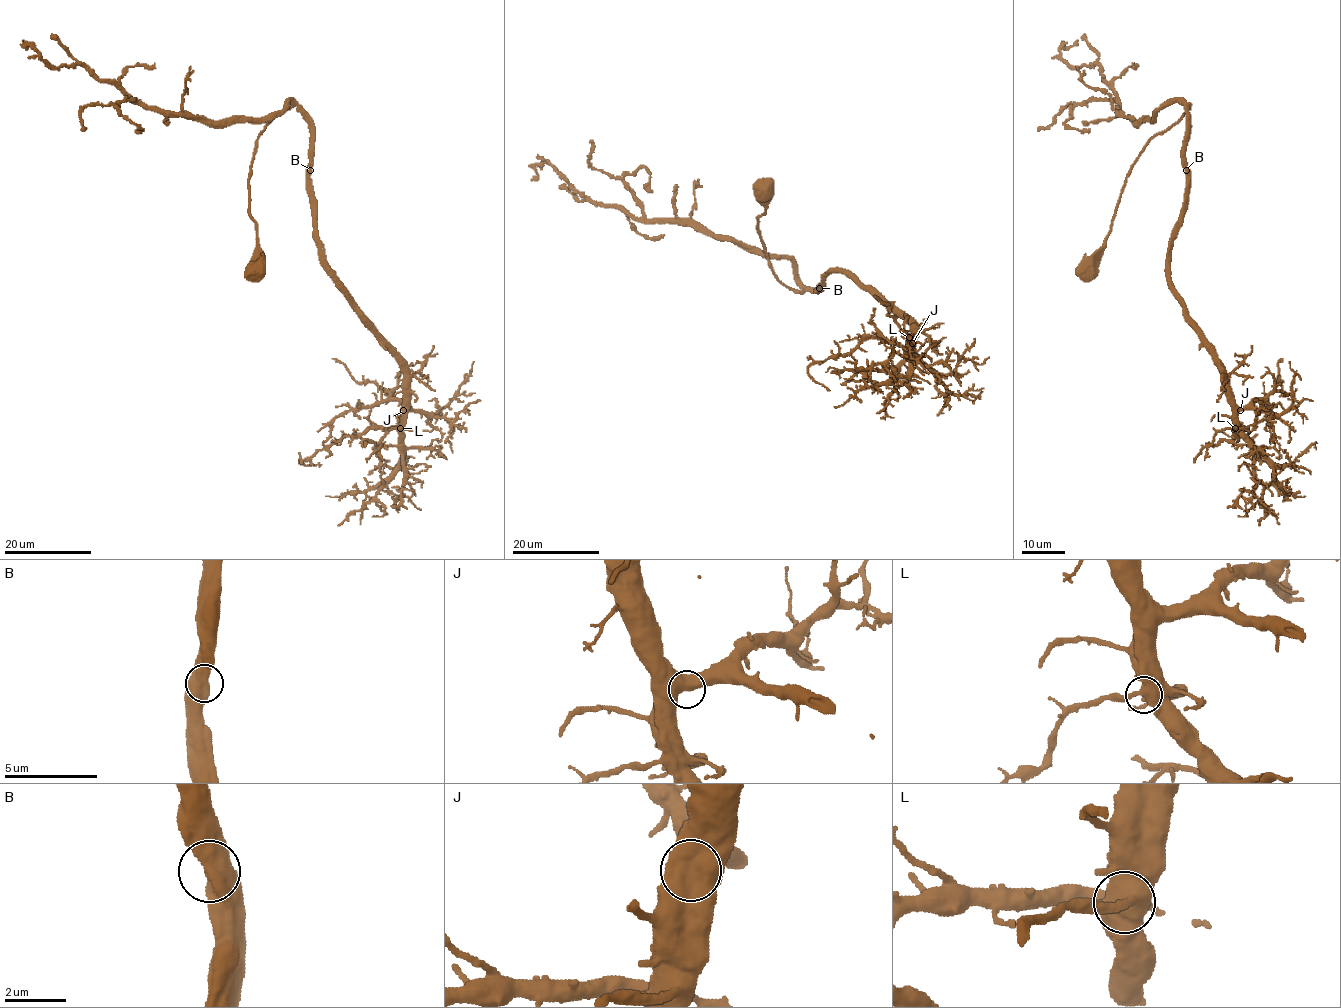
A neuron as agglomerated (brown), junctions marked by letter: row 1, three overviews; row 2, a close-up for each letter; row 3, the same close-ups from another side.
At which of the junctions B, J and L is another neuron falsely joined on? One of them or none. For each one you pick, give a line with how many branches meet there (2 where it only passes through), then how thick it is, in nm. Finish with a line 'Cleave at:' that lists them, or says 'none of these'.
Cleave at: none of these

